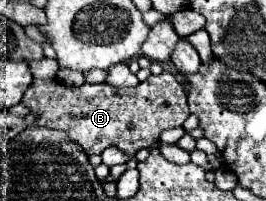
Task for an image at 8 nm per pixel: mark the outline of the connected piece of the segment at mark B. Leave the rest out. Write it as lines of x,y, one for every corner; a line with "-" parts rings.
167,71
159,77
151,75
147,81
131,89
113,87
109,83
85,83
71,89
57,79
33,79
21,103
37,115
37,125
65,131
69,139
79,143
89,157
101,155
111,145
127,157
135,157
139,149
149,149
155,145
165,129
183,127
189,117
185,87
173,73

